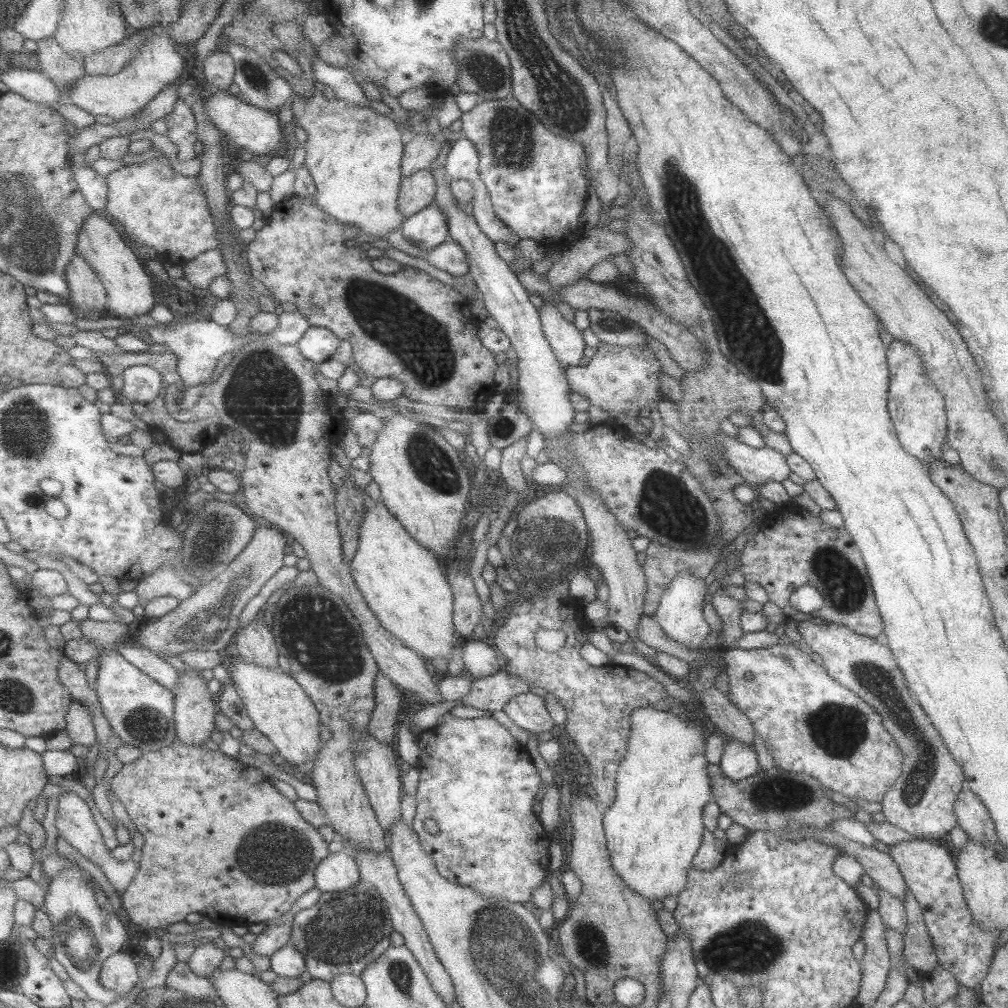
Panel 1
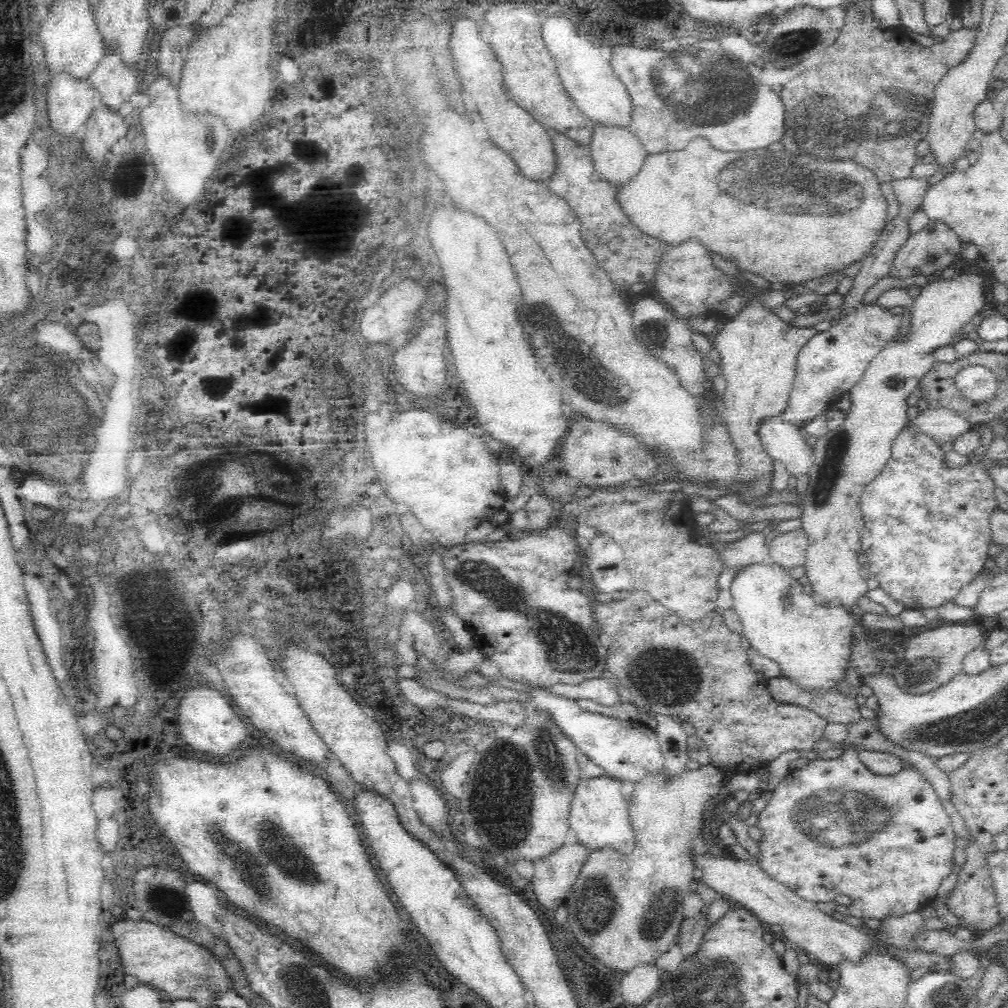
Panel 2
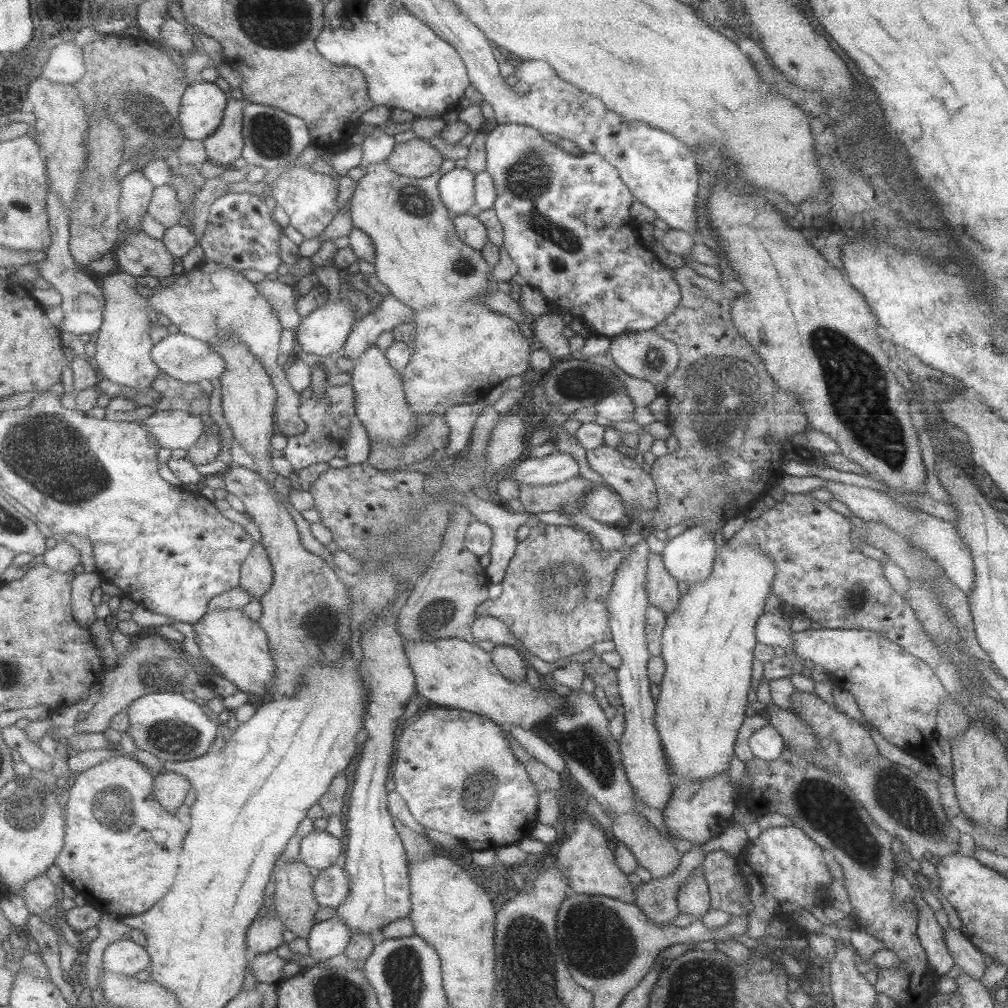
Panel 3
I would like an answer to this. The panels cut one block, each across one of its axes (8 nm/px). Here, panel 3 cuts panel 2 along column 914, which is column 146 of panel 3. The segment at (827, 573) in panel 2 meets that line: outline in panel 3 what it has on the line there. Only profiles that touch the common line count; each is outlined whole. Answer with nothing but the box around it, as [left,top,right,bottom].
[93,270,161,390]

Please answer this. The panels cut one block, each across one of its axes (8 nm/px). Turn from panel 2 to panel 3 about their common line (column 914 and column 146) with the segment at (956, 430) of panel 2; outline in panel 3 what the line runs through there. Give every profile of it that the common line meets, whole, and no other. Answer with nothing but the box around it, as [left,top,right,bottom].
[138,410,206,451]

